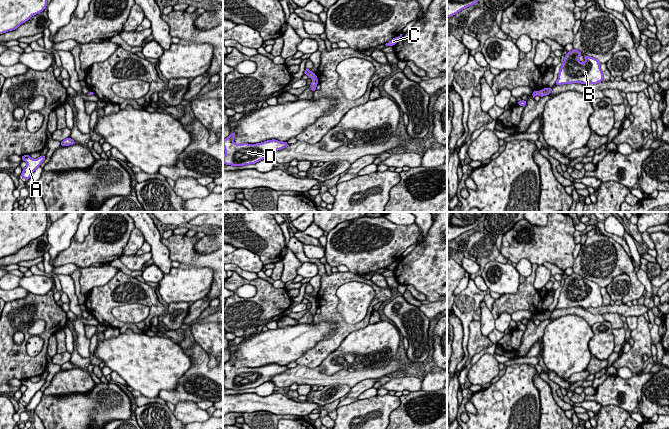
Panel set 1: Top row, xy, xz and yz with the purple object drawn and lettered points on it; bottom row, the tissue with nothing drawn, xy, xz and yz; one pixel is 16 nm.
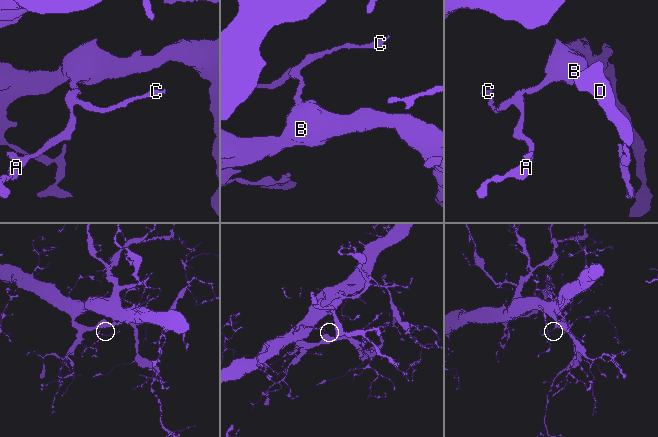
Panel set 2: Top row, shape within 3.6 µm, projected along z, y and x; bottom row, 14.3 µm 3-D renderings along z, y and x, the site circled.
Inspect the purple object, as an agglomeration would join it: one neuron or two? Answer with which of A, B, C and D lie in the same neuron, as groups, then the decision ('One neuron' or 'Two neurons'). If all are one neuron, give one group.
Groups: A B C D. One neuron

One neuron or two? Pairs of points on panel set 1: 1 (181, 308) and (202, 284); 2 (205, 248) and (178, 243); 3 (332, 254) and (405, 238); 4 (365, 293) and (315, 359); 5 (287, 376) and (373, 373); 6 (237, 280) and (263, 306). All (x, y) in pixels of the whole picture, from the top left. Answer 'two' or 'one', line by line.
1: two
2: two
3: one
4: two
5: one
6: one

